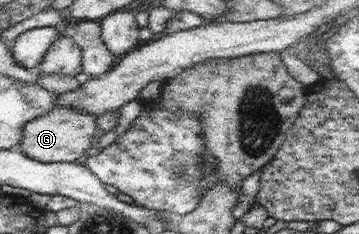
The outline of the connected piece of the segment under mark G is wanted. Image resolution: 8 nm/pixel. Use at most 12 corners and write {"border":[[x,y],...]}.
{"border":[[53,107],[24,124],[19,149],[38,162],[79,162],[96,115]]}

